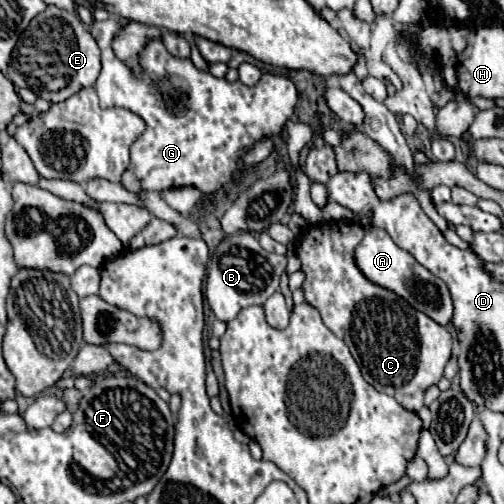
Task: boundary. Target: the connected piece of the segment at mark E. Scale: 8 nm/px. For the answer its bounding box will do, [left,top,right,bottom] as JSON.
[7,6,99,102]

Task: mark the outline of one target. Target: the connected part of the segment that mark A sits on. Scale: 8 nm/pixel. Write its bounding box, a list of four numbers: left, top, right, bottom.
[355,226,453,326]

